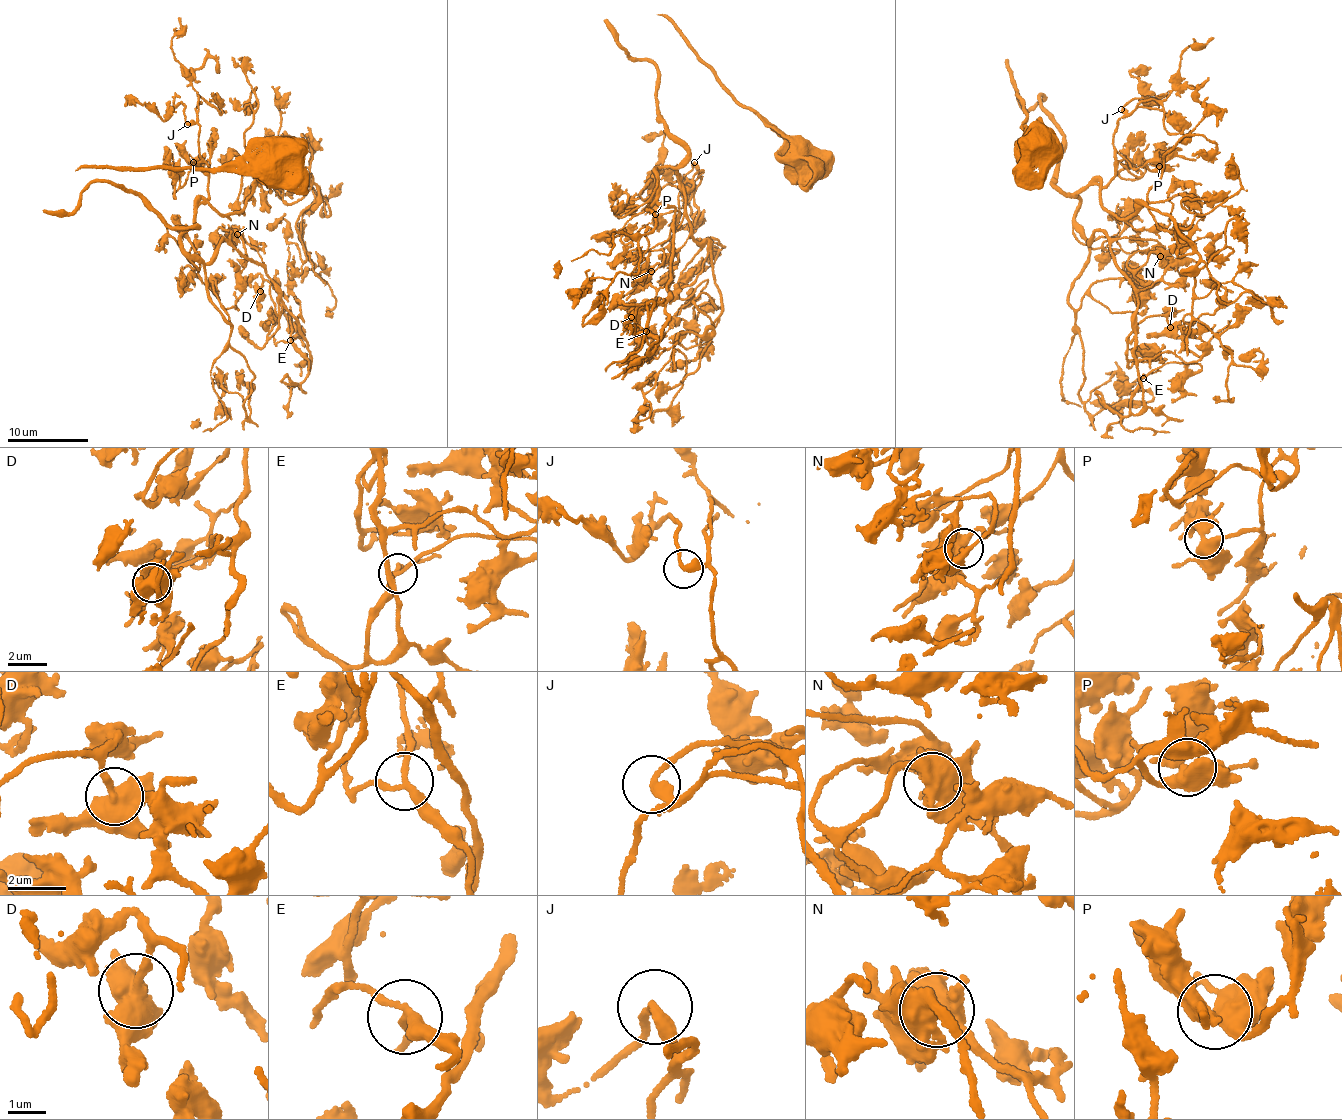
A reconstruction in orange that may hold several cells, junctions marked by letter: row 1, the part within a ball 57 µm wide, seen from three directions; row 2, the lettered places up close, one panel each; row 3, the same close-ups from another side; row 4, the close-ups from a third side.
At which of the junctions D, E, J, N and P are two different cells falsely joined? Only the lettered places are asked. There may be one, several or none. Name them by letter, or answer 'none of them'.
none of them

